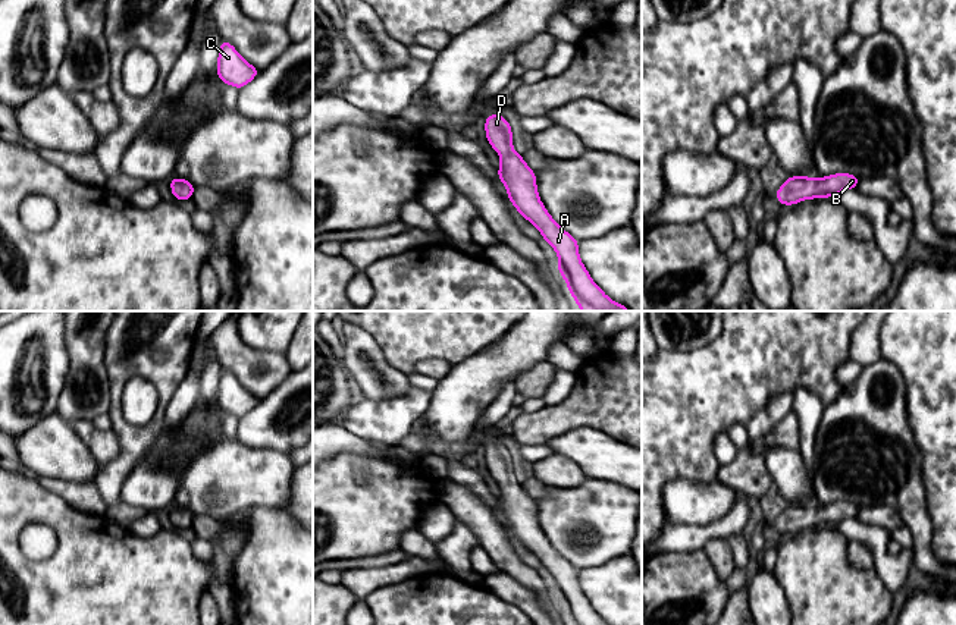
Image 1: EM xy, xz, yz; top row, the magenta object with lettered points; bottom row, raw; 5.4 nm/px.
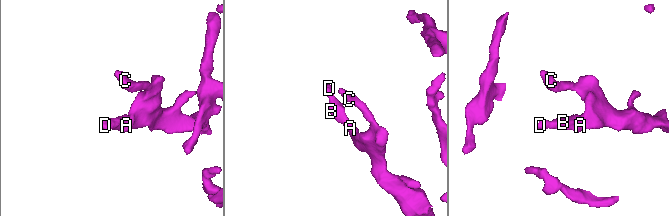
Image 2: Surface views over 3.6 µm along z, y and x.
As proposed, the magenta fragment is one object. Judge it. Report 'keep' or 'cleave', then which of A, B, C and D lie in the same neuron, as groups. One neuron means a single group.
keep; groups A B C D

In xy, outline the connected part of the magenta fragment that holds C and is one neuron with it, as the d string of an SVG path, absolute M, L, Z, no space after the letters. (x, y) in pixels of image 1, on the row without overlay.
M220 368L216 403L222 412L241 418L250 412L258 401L260 398L250 393L231 371Z

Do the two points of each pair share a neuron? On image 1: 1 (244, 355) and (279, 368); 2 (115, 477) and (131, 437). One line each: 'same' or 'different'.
1: same
2: same

